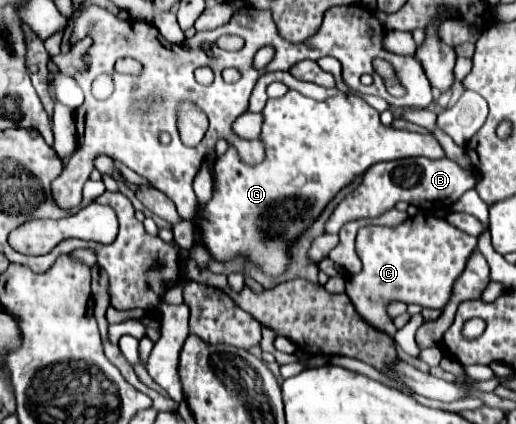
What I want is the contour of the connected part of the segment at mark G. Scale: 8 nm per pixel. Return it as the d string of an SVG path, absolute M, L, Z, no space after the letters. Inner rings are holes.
M290 90L278 100L268 100L262 114L264 126L260 138L266 146L264 162L258 166L246 166L238 158L238 152L230 146L230 150L216 160L216 192L200 214L196 226L202 230L206 248L214 254L216 260L228 260L240 254L242 258L258 264L266 274L272 276L278 276L286 270L292 238L298 238L320 216L324 206L358 174L364 174L368 166L410 156L446 156L432 134L416 134L382 126L374 108L370 108L362 98L346 96L342 92L324 102L318 102Z

